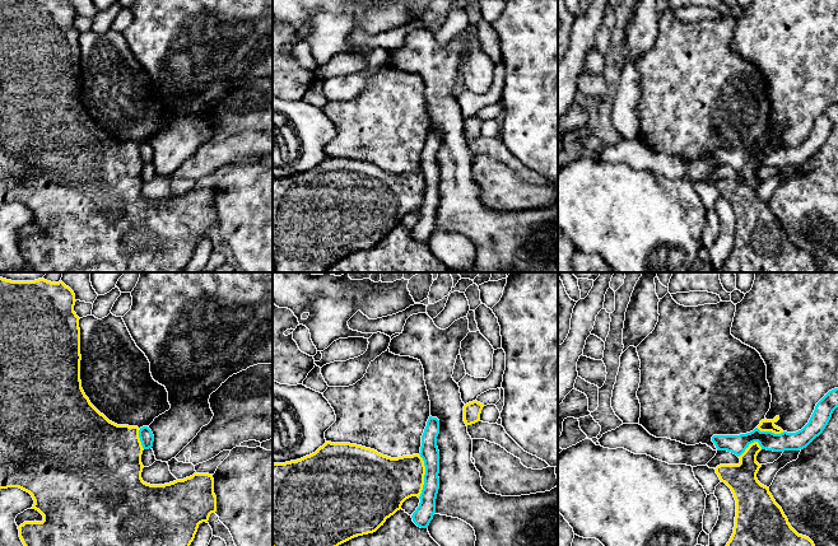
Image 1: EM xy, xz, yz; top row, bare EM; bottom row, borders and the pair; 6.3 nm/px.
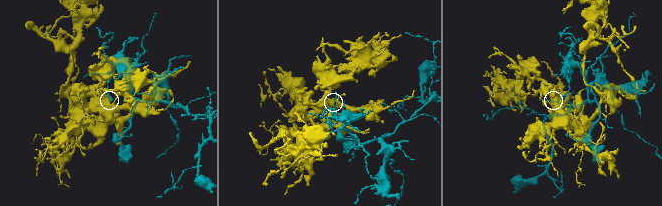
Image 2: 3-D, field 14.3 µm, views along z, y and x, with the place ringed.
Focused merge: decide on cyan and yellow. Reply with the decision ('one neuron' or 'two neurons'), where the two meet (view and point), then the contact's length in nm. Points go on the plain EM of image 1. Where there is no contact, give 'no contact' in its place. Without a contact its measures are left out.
two neurons | xz (424, 190) | 280 nm

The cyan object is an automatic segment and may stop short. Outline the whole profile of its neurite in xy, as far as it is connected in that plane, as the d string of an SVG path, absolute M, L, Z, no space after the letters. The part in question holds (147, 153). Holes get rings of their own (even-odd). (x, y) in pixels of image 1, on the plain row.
M148 141L140 143L139 153L144 164L149 164L153 162L154 150Z

